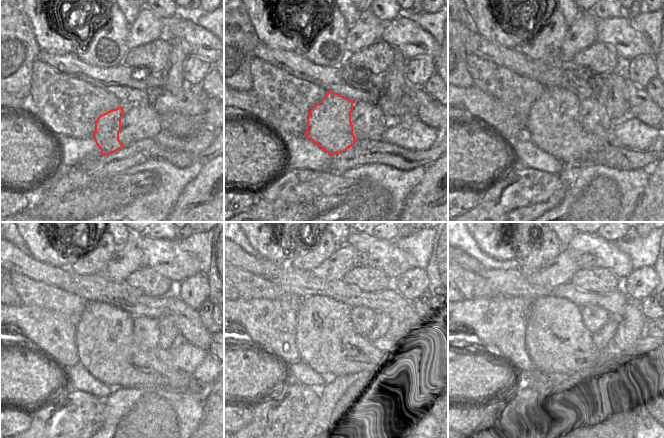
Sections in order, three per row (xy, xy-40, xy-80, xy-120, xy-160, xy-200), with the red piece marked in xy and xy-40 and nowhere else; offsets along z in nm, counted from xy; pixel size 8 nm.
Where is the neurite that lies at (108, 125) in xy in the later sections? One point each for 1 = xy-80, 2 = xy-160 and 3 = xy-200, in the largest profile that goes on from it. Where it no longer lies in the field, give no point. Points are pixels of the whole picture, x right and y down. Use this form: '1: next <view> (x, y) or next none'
1: next xy-80 (553, 125)
2: next xy-160 (326, 339)
3: next xy-200 (559, 345)

